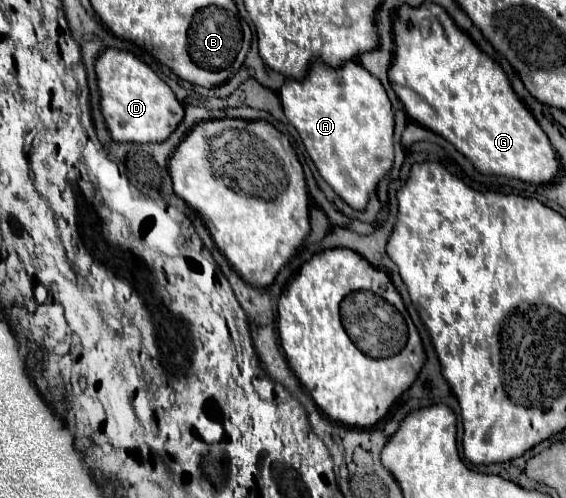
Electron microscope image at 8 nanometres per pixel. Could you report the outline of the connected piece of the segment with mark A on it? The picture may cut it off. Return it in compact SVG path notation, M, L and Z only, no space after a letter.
M314 60L302 80L286 80L278 94L320 176L350 208L364 210L378 180L394 162L394 114L384 86L354 60L340 68Z

